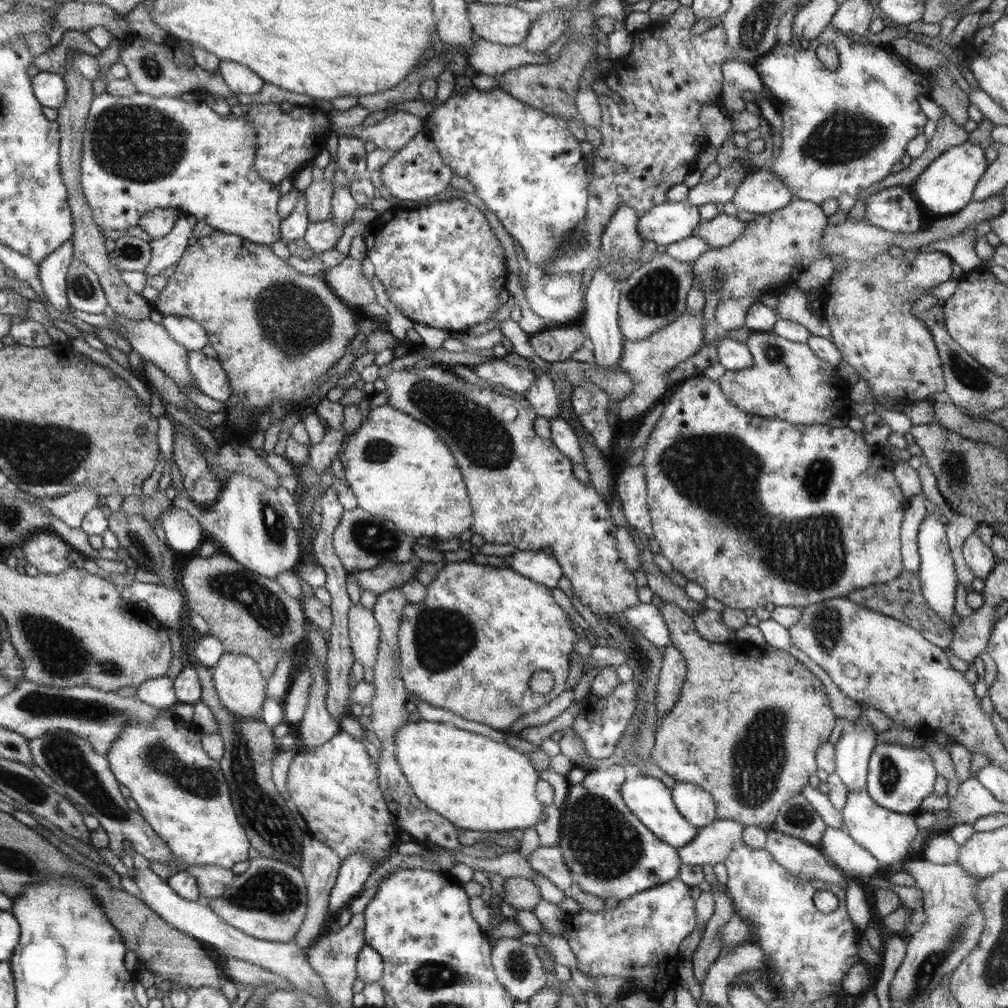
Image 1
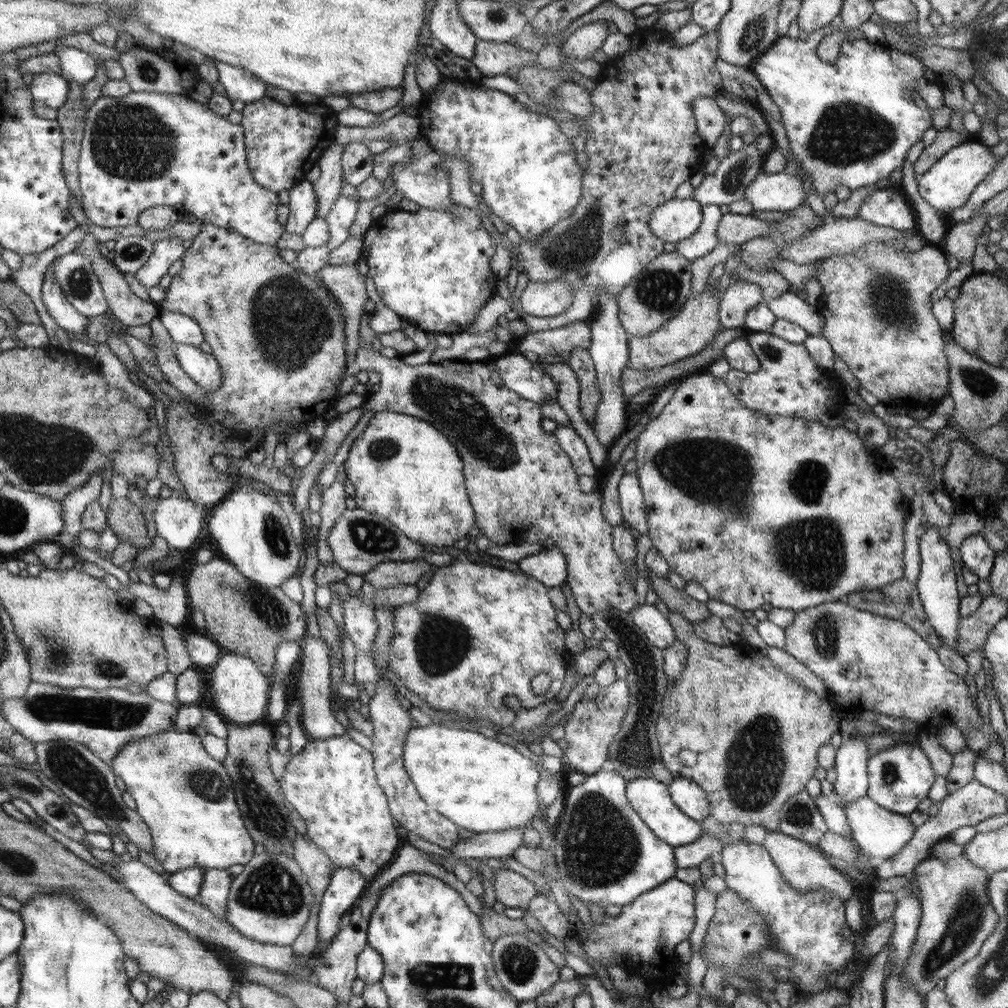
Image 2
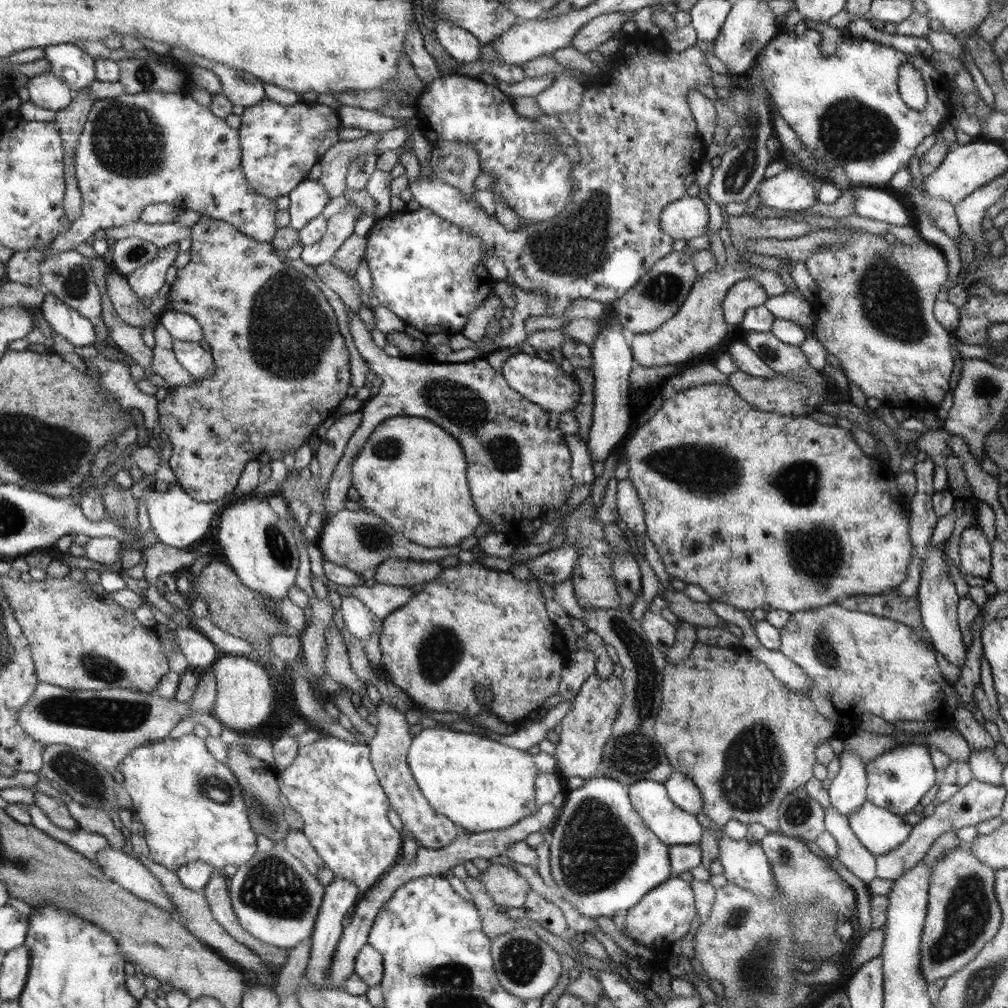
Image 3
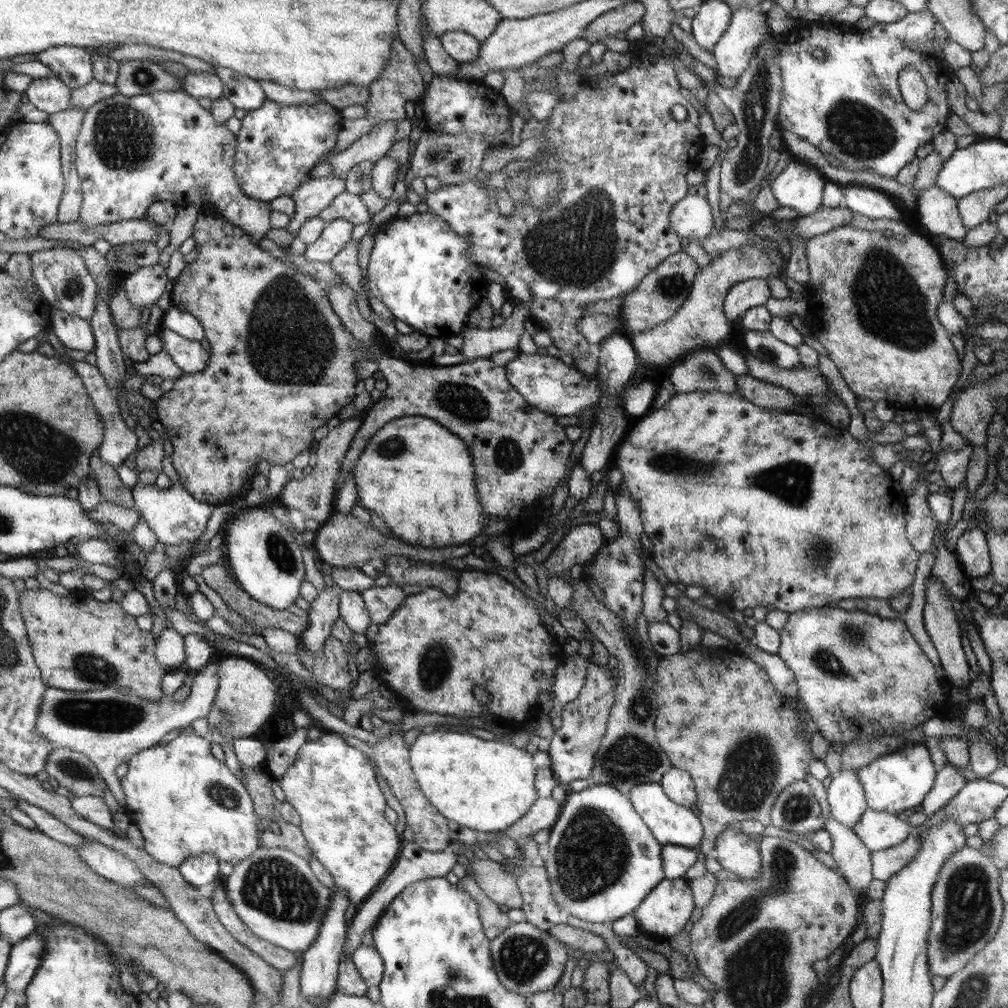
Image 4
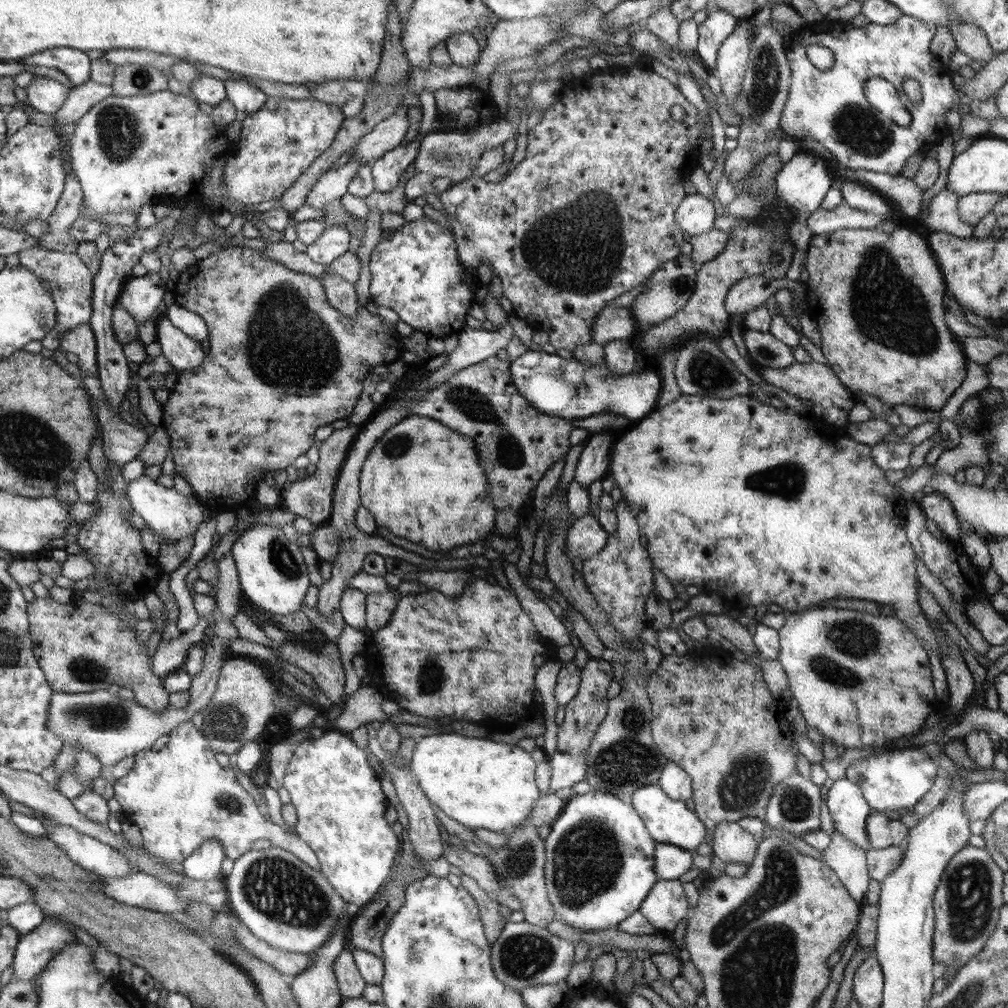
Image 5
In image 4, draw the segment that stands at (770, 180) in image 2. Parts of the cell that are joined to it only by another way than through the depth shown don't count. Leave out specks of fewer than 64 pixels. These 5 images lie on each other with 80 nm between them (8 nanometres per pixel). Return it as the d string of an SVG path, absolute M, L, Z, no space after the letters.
M794 157L773 180L770 188L779 206L797 210L799 219L820 209L826 181L828 179L812 165Z

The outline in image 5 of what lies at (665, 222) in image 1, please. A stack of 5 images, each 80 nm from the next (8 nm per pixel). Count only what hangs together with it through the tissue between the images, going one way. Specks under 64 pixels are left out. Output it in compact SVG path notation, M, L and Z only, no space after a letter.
M700 193L686 195L676 209L675 218L685 234L691 237L706 234L714 229L714 203Z

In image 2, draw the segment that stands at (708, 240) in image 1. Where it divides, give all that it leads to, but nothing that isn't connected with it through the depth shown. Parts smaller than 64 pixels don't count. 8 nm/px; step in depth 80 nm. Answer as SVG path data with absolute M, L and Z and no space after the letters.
M724 214L717 227L720 244L742 244L752 237L775 231L778 222L758 220L750 215Z

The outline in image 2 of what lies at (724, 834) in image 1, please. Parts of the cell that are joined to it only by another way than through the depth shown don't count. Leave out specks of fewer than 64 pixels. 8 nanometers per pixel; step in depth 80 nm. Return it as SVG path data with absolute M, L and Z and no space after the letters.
M703 832L696 842L674 847L677 868L699 867L704 861L712 860L725 847L718 835Z

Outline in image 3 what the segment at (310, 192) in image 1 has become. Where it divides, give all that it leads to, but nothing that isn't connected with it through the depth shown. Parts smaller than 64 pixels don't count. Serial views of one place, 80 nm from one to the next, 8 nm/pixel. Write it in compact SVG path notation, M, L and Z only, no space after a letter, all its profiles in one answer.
M369 131L362 138L357 138L352 142L339 140L322 156L319 162L322 166L322 174L317 180L326 189L330 201L344 194L347 166L351 163L351 160L366 151L376 152L376 143L381 139L382 134L383 132Z

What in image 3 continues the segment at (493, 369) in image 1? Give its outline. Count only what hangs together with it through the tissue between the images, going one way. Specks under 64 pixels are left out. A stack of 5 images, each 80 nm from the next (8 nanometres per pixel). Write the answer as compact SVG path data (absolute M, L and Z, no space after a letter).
M523 353L510 355L500 368L505 375L510 388L521 394L526 400L541 406L548 413L560 414L562 411L572 411L577 406L581 396L580 385L574 374L565 374L555 361L548 362L535 355Z

